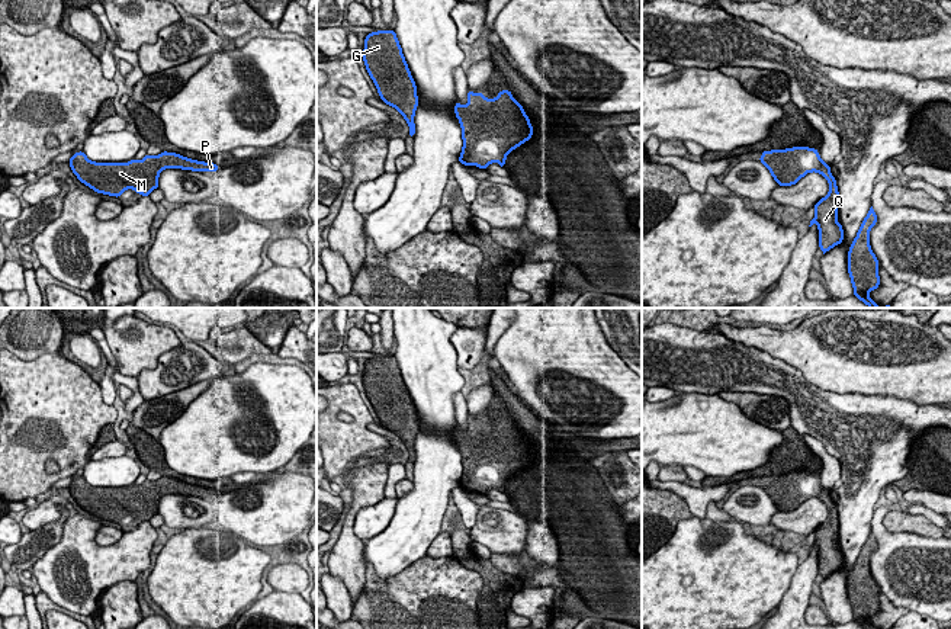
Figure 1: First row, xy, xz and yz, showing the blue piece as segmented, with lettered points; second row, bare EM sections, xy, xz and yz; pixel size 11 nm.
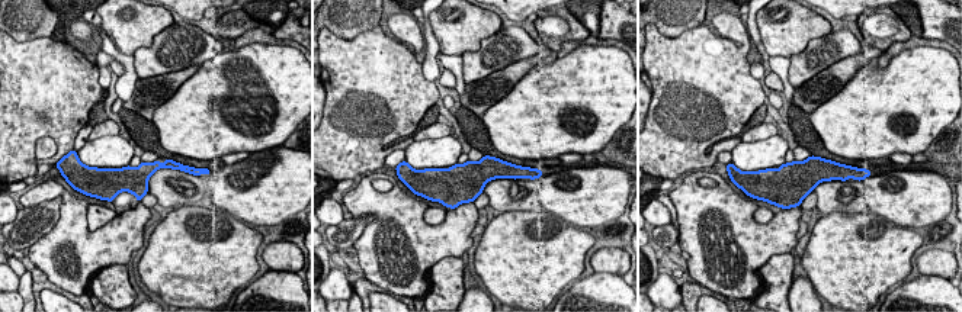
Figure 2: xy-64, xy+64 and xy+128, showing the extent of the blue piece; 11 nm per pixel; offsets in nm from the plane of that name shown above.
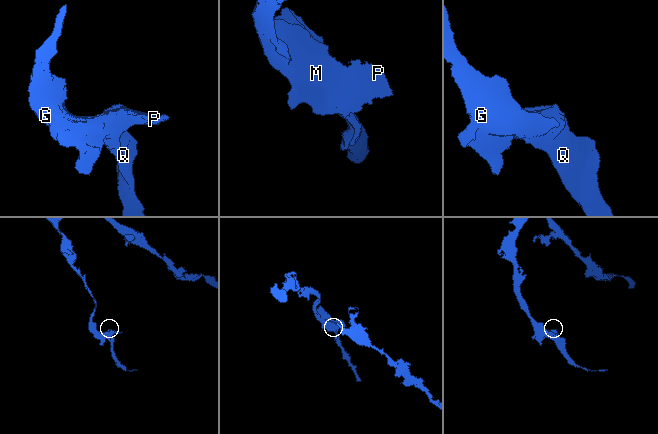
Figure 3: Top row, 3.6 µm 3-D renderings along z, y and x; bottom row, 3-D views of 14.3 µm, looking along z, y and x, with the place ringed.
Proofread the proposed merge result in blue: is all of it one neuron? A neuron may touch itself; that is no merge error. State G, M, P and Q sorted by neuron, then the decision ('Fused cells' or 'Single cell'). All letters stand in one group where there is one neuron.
Groups: G M P Q. Single cell

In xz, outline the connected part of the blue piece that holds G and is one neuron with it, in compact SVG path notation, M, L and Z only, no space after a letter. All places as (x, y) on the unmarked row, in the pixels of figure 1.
M395 356L370 357L364 363L363 386L380 424L395 433L415 460L417 410L411 401Z

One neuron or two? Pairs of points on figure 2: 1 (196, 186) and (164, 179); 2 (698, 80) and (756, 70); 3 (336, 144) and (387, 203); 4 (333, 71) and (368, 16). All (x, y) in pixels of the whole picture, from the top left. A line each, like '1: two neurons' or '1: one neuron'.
1: one neuron
2: two neurons
3: two neurons
4: two neurons

